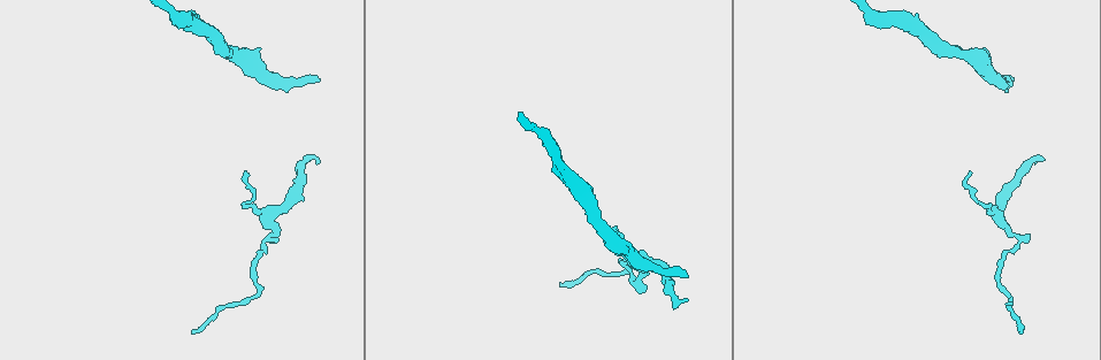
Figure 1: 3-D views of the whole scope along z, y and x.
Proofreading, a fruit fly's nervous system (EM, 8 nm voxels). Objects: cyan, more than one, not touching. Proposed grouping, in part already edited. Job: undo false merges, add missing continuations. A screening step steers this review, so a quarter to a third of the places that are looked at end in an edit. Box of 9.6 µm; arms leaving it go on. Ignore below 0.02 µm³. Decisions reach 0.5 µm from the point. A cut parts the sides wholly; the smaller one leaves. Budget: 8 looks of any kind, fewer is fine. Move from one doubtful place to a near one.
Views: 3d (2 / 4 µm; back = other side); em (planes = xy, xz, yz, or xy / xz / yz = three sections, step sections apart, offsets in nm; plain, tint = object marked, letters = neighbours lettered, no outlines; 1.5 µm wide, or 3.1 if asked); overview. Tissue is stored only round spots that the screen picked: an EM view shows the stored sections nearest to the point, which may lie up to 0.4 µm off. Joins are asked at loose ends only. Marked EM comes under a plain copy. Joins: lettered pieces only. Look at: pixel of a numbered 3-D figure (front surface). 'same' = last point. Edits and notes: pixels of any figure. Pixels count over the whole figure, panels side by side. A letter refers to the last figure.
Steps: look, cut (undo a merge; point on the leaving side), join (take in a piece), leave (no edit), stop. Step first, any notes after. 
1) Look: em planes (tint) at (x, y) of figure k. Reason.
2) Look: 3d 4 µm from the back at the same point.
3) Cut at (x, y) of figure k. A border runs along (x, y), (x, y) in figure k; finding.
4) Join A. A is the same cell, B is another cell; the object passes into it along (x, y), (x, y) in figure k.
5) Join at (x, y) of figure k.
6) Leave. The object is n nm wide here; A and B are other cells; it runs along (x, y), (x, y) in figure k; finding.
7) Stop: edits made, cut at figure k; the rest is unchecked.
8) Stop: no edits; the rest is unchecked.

Look: 3d 4 µm at (562, 285) of figure 1. Thin end.

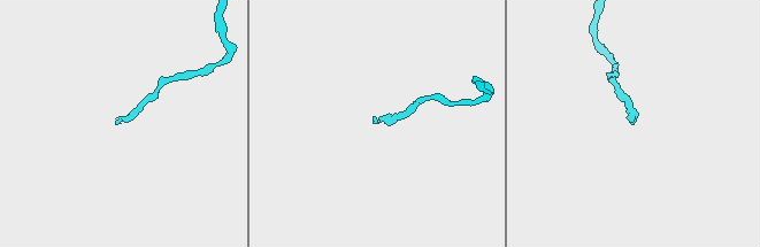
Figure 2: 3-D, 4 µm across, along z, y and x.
Look: em xy step 4 (tint) at (116, 123) of figure 2. Need the tissue.

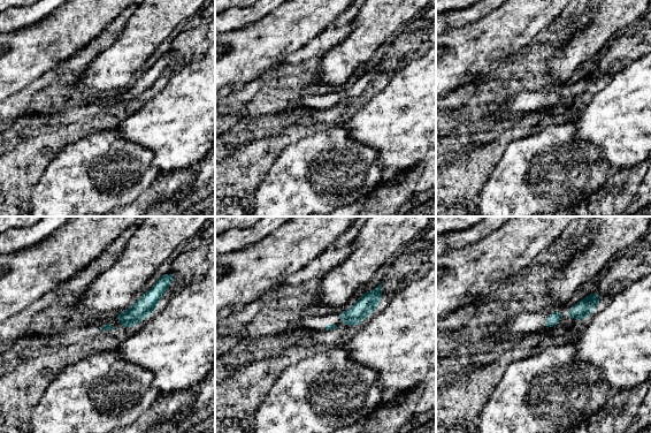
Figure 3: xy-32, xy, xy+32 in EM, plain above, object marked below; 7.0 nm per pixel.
Look: em planes (letters) at the same point.

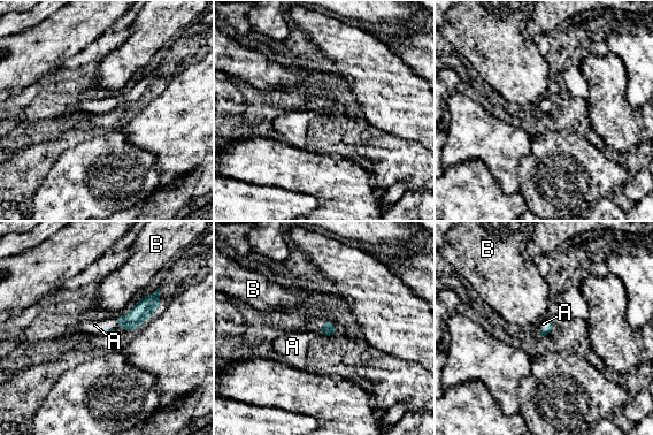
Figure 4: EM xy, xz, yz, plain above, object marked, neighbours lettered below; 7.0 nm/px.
Join A. A is the same cell, B is another cell; the cell continues.

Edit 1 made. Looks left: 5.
Look: 3d 2 µm at (1012, 78) of figure 1. Free end.

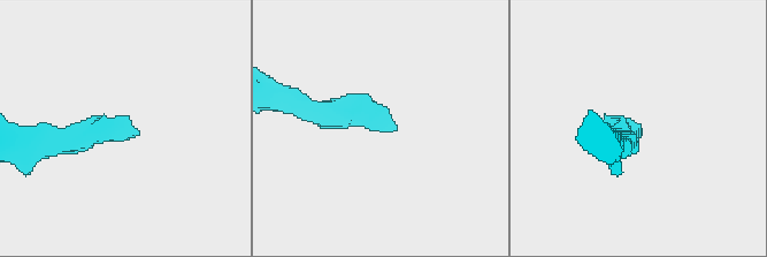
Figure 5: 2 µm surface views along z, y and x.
Look: em planes (letters) at (640, 131) of figure 5. Now the EM.

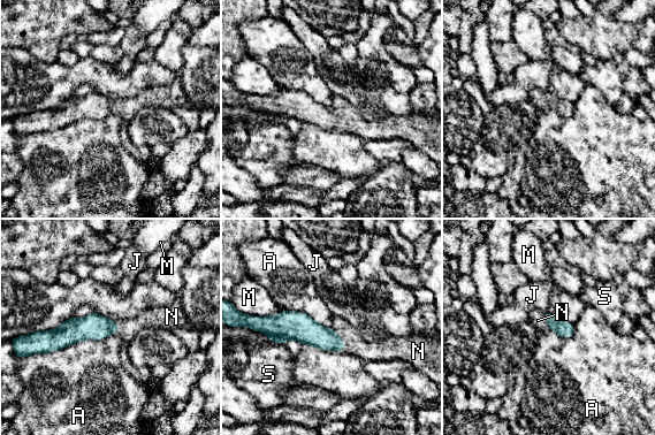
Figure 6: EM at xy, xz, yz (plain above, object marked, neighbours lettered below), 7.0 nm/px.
Join N. The object is 110 nm wide here; N is the same cell, A, J, M and S are other cells; the object passes into it along (307, 332), (341, 338), (355, 344) in figure 6; the cell continues.

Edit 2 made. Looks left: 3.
Stop: edits made, join at figure 4, join at figure 6; the rest is unchecked.

